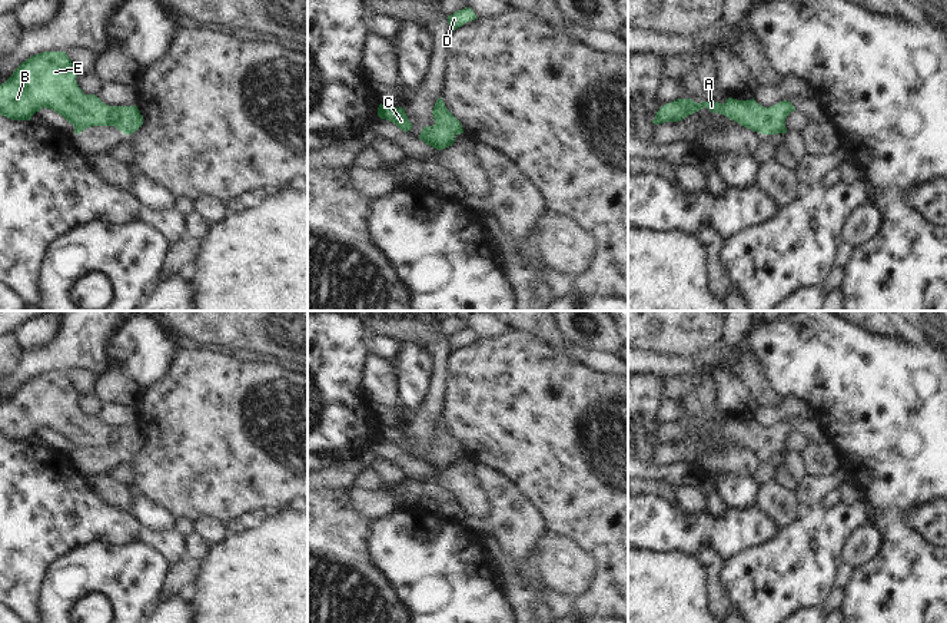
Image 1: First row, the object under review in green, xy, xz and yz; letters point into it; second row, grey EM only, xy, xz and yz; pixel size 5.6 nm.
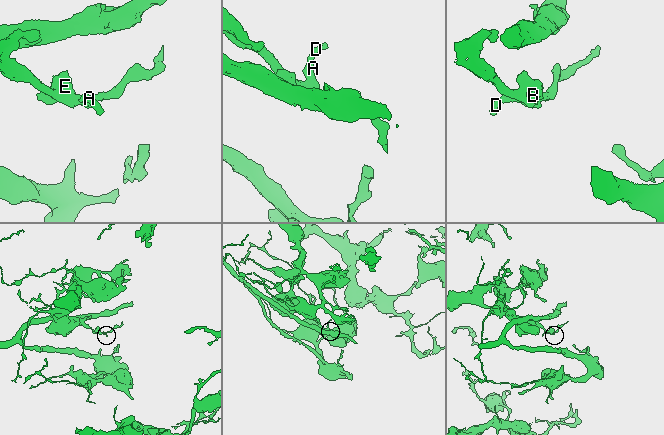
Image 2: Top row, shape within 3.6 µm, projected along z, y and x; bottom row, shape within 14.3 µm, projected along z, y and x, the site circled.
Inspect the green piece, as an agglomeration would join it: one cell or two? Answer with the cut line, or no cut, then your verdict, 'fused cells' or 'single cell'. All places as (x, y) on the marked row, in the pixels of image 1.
cut none; single cell

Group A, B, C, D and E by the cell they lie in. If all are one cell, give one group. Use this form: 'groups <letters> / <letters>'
groups A B C D E

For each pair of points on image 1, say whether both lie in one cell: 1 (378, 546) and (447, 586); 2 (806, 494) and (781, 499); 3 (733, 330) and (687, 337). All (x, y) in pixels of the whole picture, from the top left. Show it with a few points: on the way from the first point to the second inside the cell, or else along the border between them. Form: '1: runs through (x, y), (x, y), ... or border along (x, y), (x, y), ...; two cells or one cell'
1: runs through (395, 546), (406, 546), (429, 569); one cell
2: border along (796, 494), (801, 510); two cells
3: border along (724, 325), (721, 338); two cells

